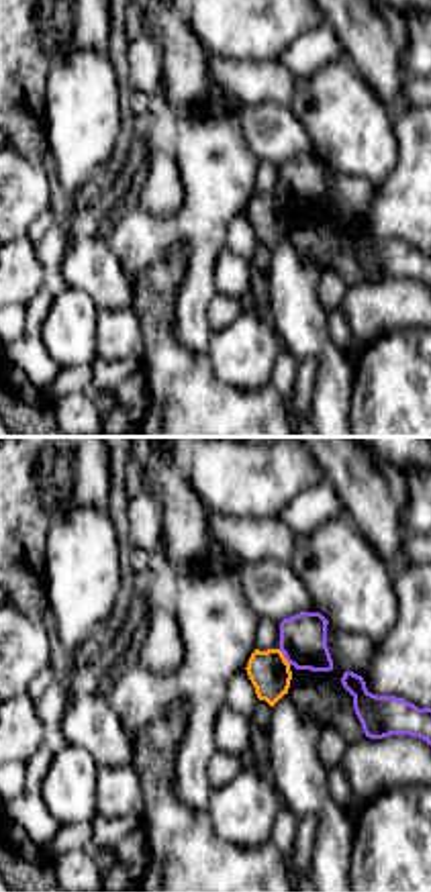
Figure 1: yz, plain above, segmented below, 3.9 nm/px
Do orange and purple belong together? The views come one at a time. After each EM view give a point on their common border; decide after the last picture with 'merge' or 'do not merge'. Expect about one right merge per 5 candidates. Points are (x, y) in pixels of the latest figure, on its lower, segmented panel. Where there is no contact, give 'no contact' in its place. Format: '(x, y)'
(284, 658)

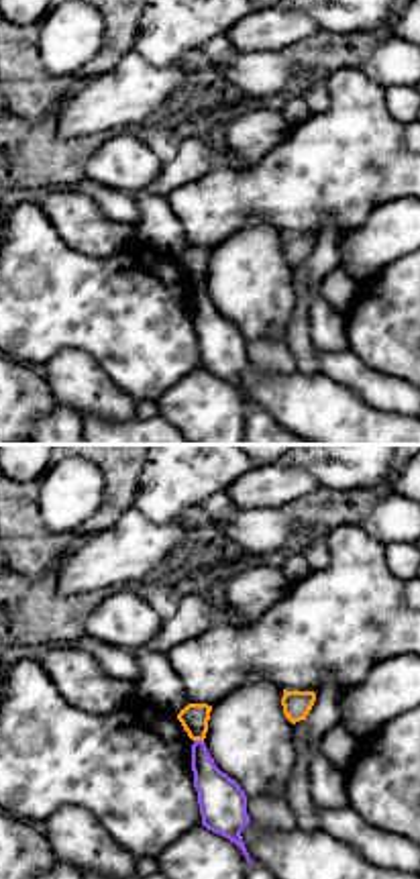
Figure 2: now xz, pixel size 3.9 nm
(198, 739)

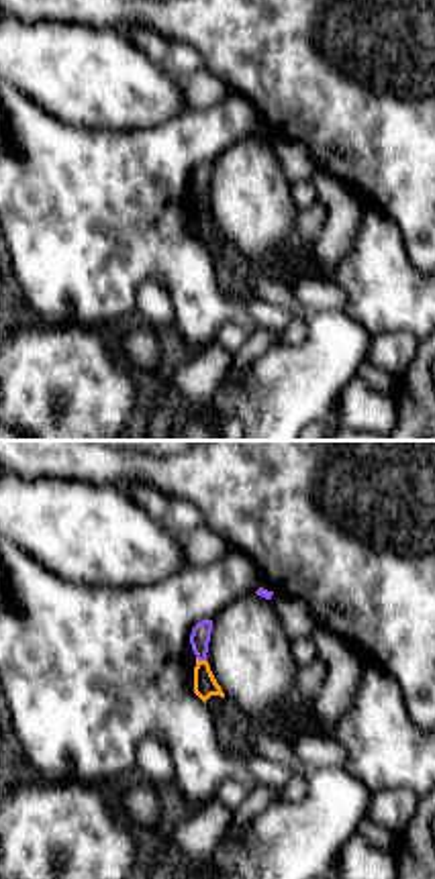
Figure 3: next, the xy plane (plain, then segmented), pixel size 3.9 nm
(201, 661)

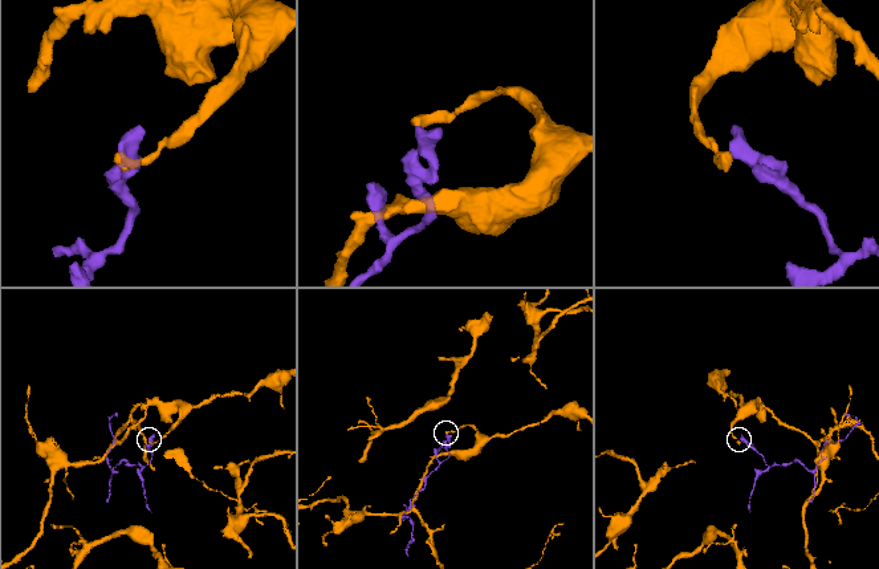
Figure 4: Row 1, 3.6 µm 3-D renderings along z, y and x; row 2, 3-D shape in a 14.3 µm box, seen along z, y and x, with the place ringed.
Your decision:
do not merge

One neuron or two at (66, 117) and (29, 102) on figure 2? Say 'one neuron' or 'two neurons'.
two neurons

